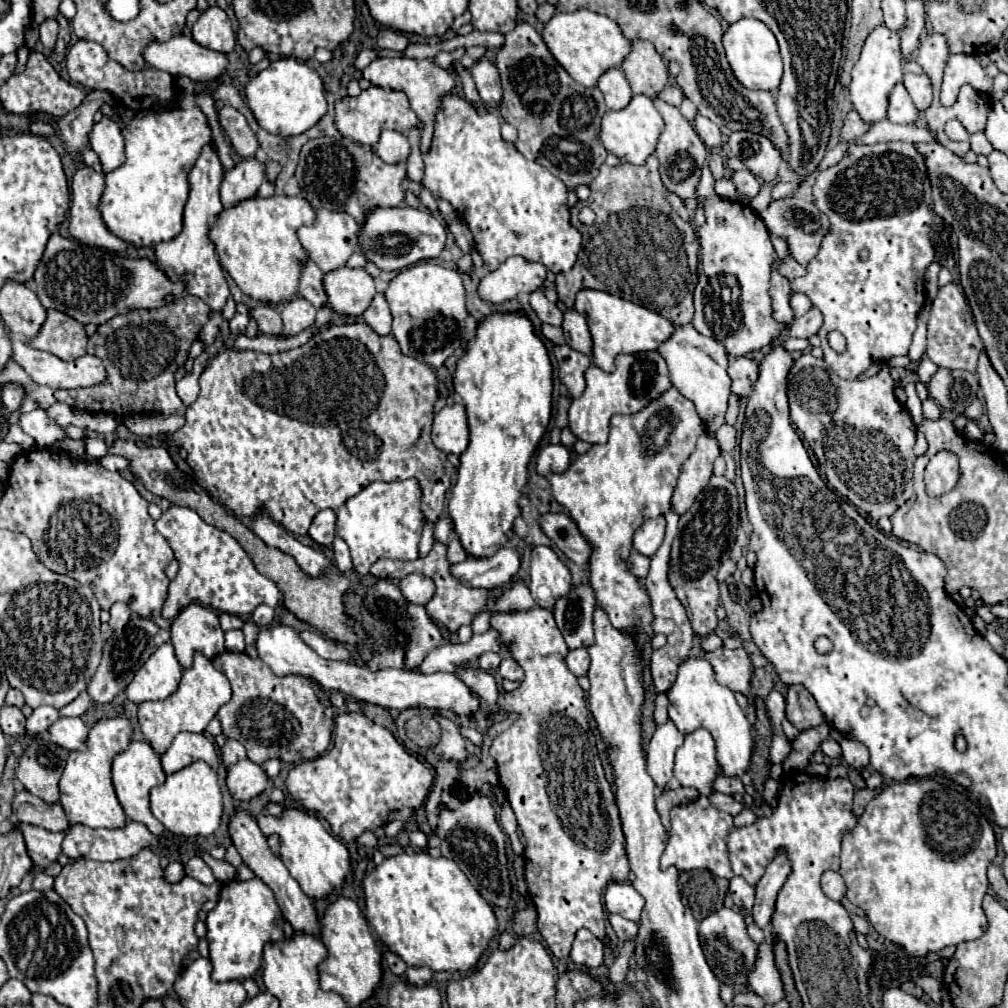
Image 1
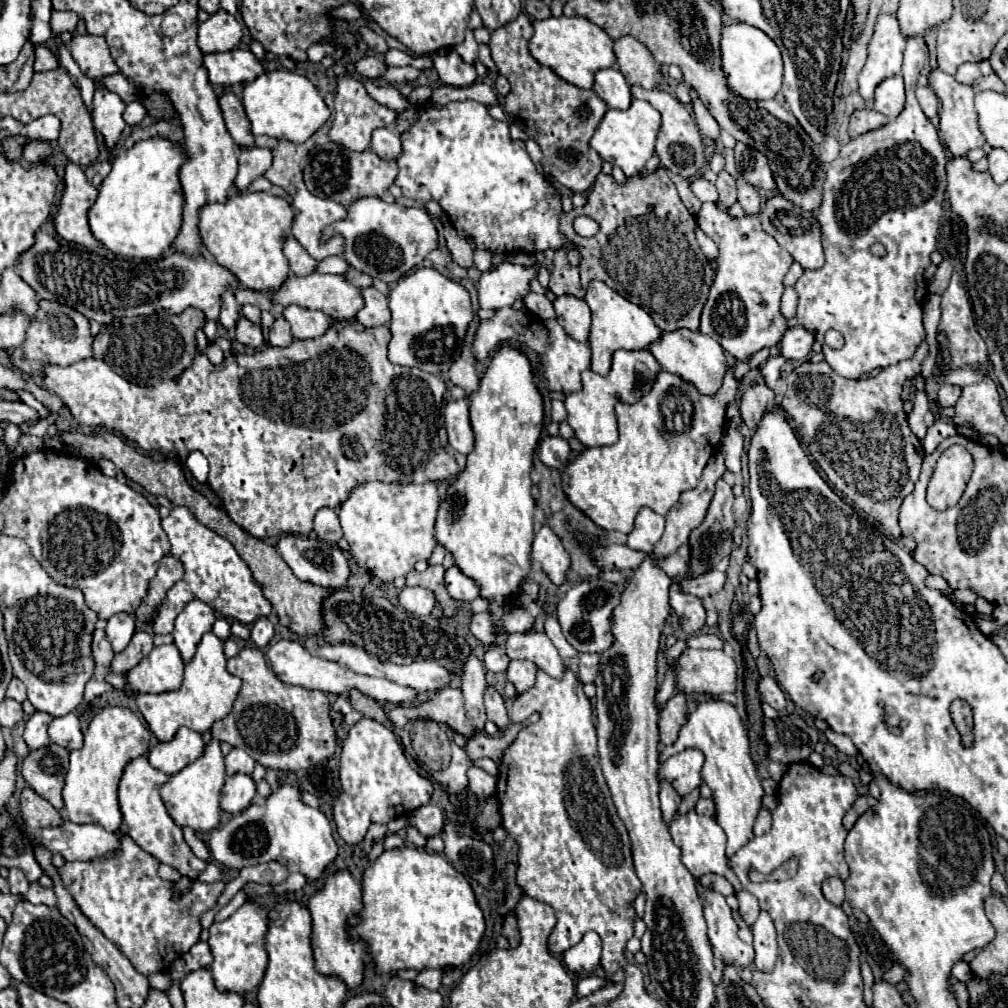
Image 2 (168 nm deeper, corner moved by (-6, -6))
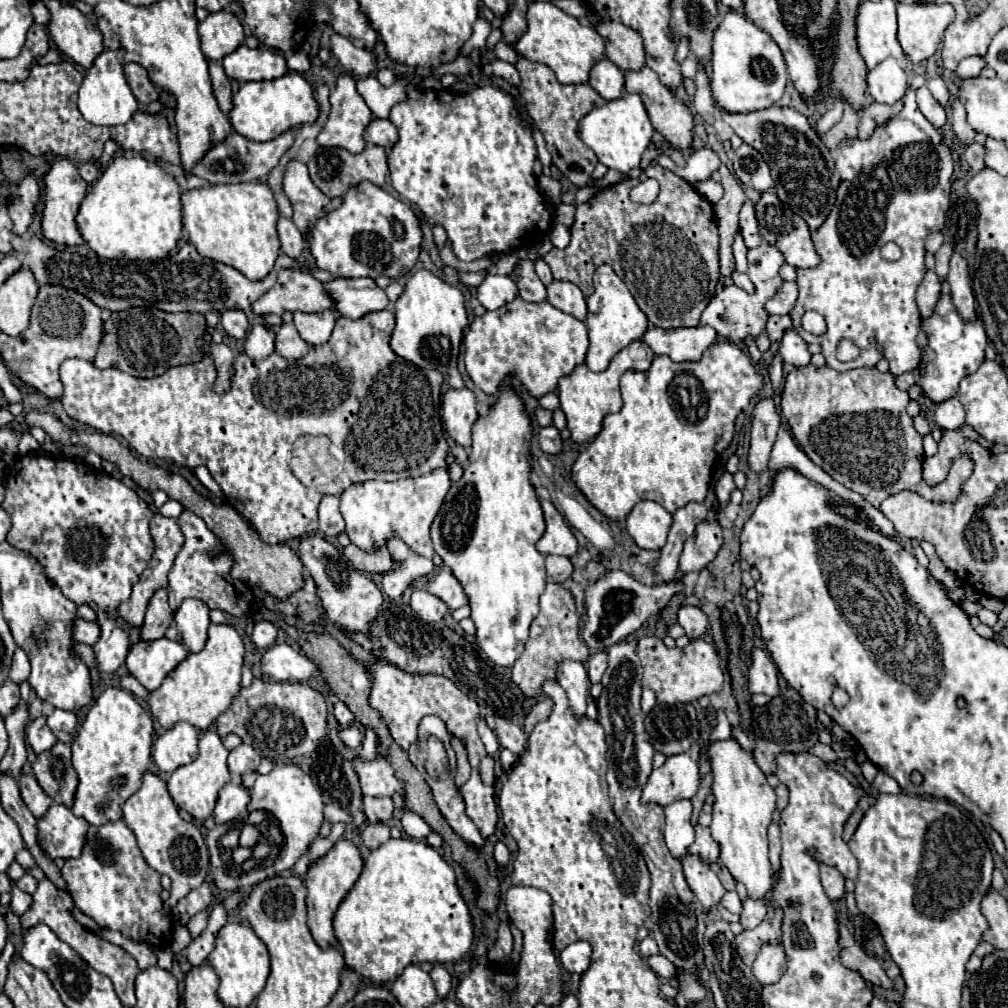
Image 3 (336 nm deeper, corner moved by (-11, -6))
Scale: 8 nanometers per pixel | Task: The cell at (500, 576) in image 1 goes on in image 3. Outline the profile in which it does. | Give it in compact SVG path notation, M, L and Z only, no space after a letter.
M449 569L437 571L429 581L427 581L427 591L435 597L439 597L449 609L459 609L467 605L467 597L463 593L463 587L455 579L455 575Z

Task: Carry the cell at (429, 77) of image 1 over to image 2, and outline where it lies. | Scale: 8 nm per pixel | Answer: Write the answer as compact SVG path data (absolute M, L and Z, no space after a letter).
M364 57L356 63L356 71L360 75L366 75L368 79L378 79L386 73L386 65L384 65L384 61L380 61L376 57Z

